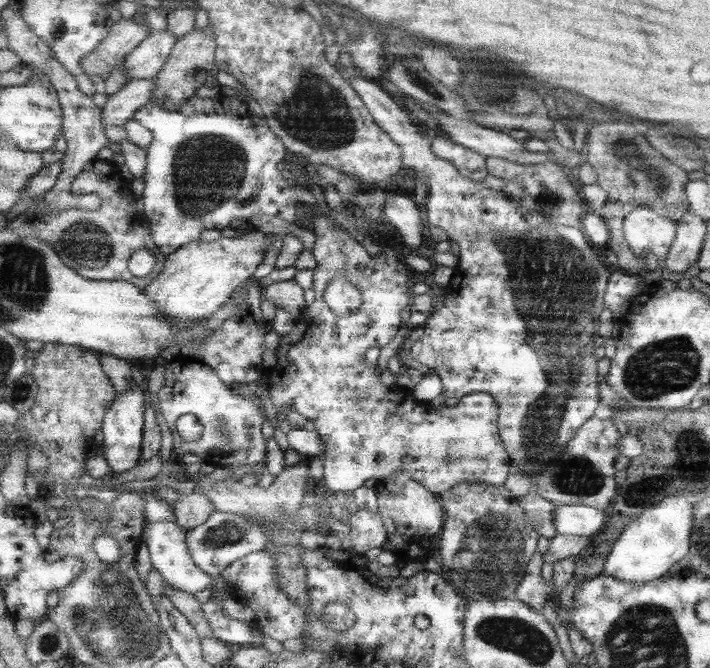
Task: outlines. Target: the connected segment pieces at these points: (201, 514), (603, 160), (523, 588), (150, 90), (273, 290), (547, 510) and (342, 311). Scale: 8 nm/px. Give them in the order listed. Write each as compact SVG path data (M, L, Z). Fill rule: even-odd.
M199 487L191 494L182 495L174 507L177 522L186 530L206 524L217 510L211 497Z
M598 120L589 131L584 161L589 162L596 171L598 179L595 183L607 194L606 203L597 214L606 222L609 230L606 245L617 254L618 261L614 269L640 273L637 254L628 246L623 235L624 218L637 207L646 207L662 218L677 223L689 210L685 186L691 176L677 164L664 160L664 157L650 147L648 140L638 132L640 130L636 130L632 124L600 124Z
M537 553L527 565L525 576L522 578L518 589L516 589L515 598L530 605L535 612L541 613L547 600L547 591L544 578L541 576L541 569L545 563L542 560L542 554Z
M156 79L134 80L110 97L103 108L104 126L127 126L138 110L145 109L156 95Z
M295 279L274 282L261 288L261 298L272 302L276 307L283 308L291 314L292 318L298 319L305 311L305 290L296 283Z
M530 492L526 496L520 497L519 503L533 529L540 536L551 539L557 535L553 523L553 510L557 506L553 502L548 502L536 492Z
M341 274L327 284L323 299L338 318L349 315L361 305L360 291Z

